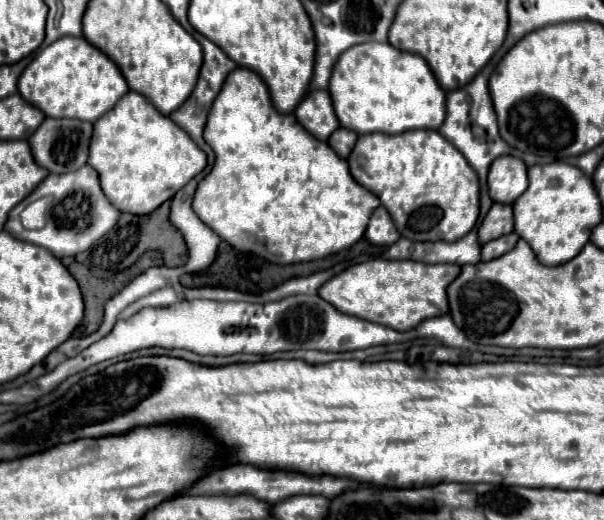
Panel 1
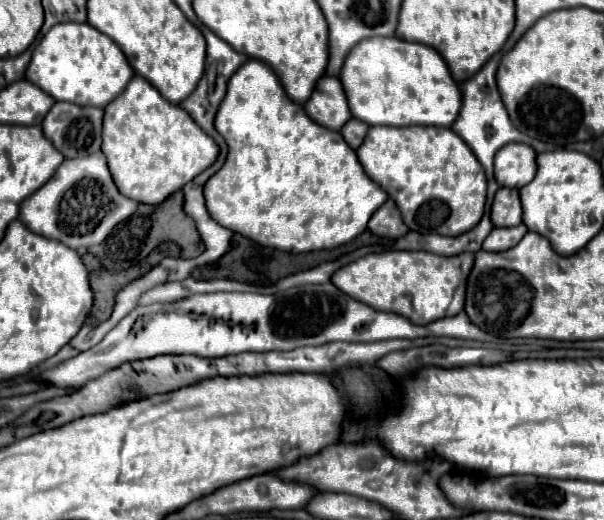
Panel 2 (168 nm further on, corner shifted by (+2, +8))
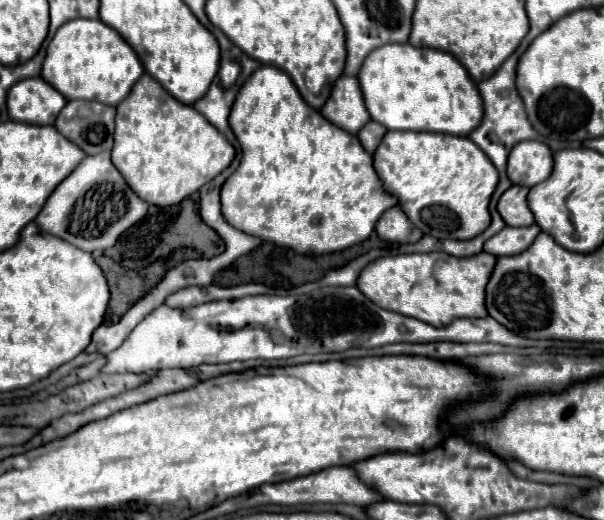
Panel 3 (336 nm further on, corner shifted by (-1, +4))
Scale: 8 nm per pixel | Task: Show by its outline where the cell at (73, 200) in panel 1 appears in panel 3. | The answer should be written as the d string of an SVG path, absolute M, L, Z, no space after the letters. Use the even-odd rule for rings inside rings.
M100 152L86 156L78 168L56 186L34 222L42 232L68 240L84 252L94 252L112 248L124 230L146 216L146 210L146 202L130 190L122 174L110 162L110 152Z

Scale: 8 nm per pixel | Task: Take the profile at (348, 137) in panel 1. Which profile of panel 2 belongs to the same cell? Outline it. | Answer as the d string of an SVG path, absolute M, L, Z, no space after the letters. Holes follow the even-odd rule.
M351 118L343 128L341 128L341 136L345 138L345 142L357 150L361 146L361 142L365 140L365 134L369 130L369 124L365 124L363 120L357 120L357 118Z

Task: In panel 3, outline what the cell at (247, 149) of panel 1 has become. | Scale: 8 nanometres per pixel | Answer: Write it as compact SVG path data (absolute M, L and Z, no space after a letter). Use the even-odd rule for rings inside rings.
M260 66L240 88L232 112L230 128L240 142L242 162L220 190L222 216L234 228L292 248L298 254L328 254L364 242L374 232L378 218L392 206L396 198L382 188L372 166L372 156L364 152L358 138L336 128L320 112L312 110L298 94L286 72L274 66Z

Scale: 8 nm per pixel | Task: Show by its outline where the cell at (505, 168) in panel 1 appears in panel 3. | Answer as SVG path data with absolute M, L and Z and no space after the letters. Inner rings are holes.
M520 142L508 156L506 174L512 184L532 188L552 172L552 152L544 142Z

